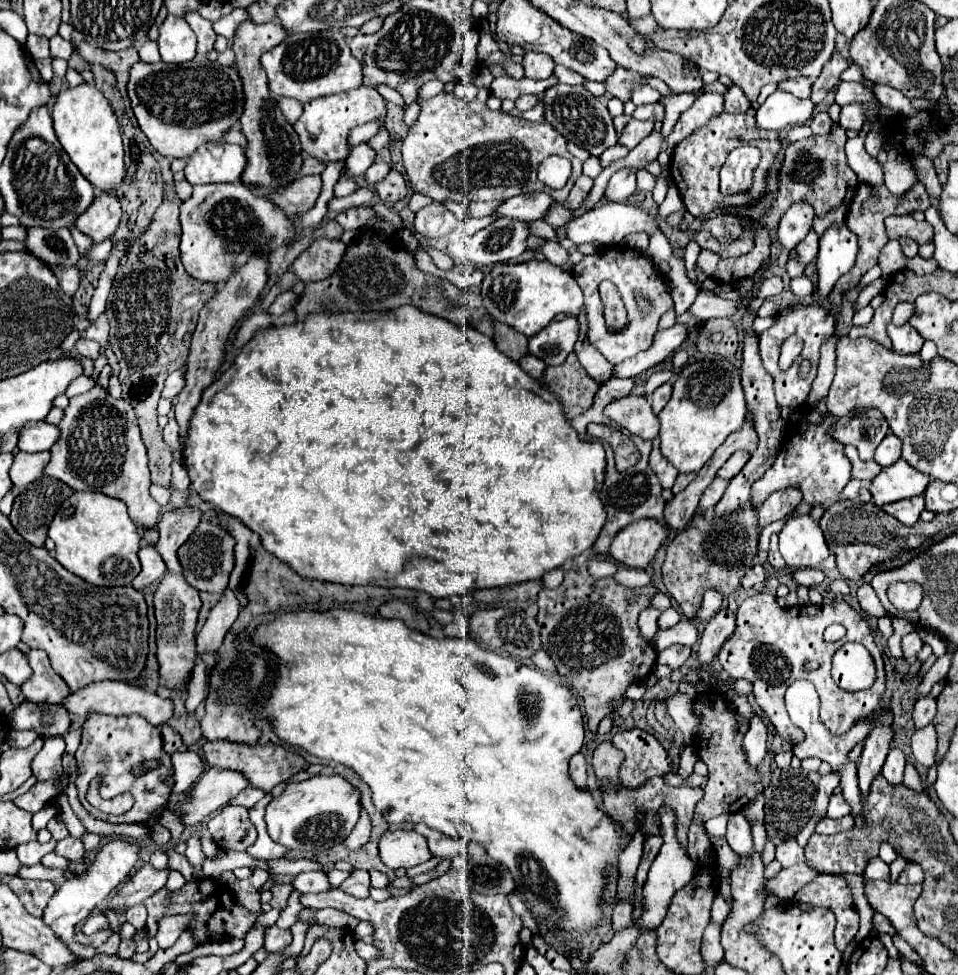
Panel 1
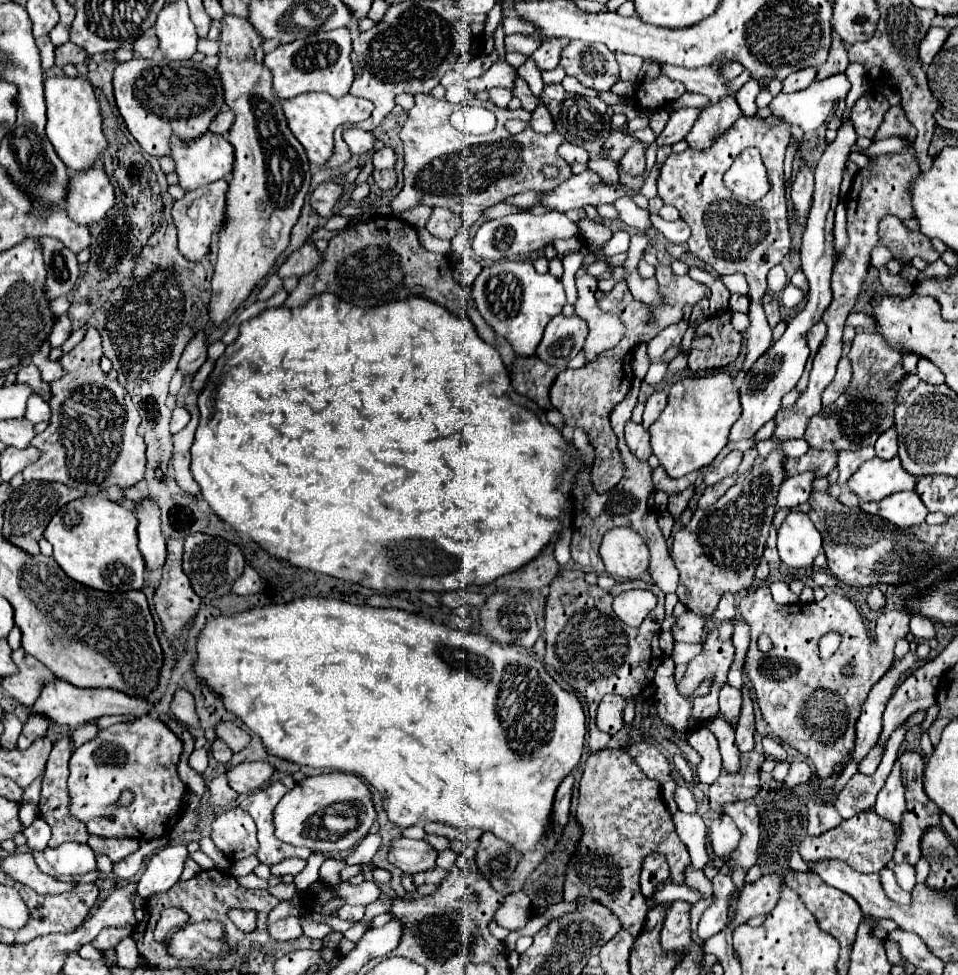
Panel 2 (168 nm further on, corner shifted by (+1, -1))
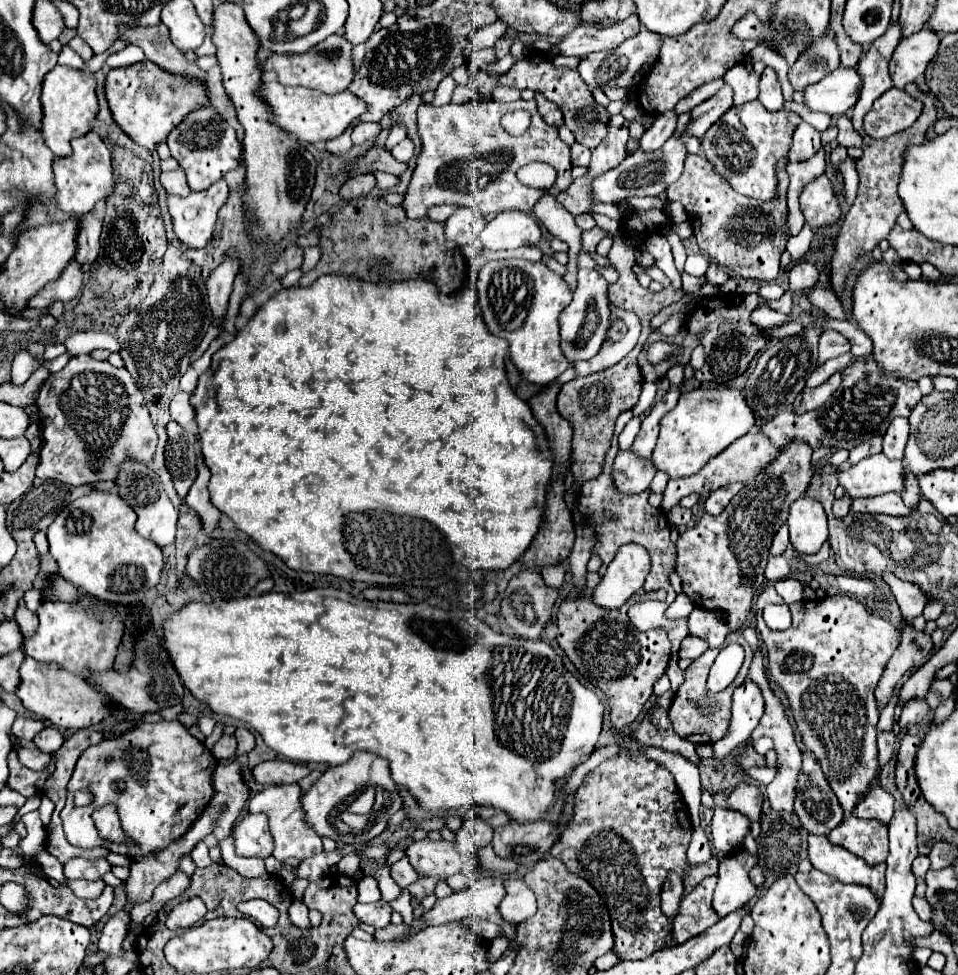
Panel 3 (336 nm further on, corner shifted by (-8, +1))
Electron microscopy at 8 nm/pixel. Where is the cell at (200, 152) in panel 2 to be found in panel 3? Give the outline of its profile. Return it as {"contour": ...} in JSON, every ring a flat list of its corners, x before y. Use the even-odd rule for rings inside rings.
{"contour":[[203,107,187,115,187,119,183,119,183,123,175,127,175,131,171,131,171,135,167,137,167,145,171,149,171,155,185,169,191,191,203,191,211,187,229,169,235,169,239,165,241,145,235,137,235,131,227,125,225,119,217,115,213,107]]}

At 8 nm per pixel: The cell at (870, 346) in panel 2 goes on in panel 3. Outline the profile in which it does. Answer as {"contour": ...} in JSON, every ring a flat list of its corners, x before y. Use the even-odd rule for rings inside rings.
{"contour":[[865,355,865,359,853,359,851,365,843,369,843,385,833,395,833,403,827,401,821,409,807,411,803,415,785,409,761,425,763,435,771,439,777,447,781,447,787,439,803,439,813,449,819,447,843,447,853,449,855,445,873,439,875,435,883,435,889,423,895,417,909,417,915,403,921,399,921,391,915,381,903,377,891,377,877,361,875,355]]}

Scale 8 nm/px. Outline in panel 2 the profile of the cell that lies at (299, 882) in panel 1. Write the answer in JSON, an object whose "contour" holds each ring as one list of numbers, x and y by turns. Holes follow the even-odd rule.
{"contour":[[364,881,360,885,340,883,340,885,332,885,332,887,348,905,368,905,368,903,376,901,380,895,380,889,374,881]]}

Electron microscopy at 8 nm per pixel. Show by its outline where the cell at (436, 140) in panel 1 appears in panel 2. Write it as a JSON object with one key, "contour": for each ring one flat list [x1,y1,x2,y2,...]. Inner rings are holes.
{"contour":[[418,93,416,105,408,111,408,119,400,131,404,143,406,167,404,167,404,187,392,199,392,211,404,213,416,205,444,207,460,215,464,225,474,225,488,207,502,203,504,199,524,193,524,191,550,191,560,183,572,177,570,165,558,155,558,147,564,143,560,133,536,133,526,127,518,135,510,135,504,129,508,119,530,121,530,113,520,109,502,109,490,101,484,101,484,107,496,115,496,127,488,135,462,133,452,127,450,115,460,107,452,105,446,99,434,99,432,95],[544,165,554,165,560,169,556,179,548,179,542,173]]}

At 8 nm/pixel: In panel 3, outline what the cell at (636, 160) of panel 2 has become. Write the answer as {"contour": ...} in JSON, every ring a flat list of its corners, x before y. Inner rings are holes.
{"contour":[[667,111,663,115,659,115,653,125,643,133,643,137,639,139,639,147,643,151,651,151,651,149,659,149,663,147,663,143,673,135,675,131,675,123,677,123,677,115,675,111]]}

